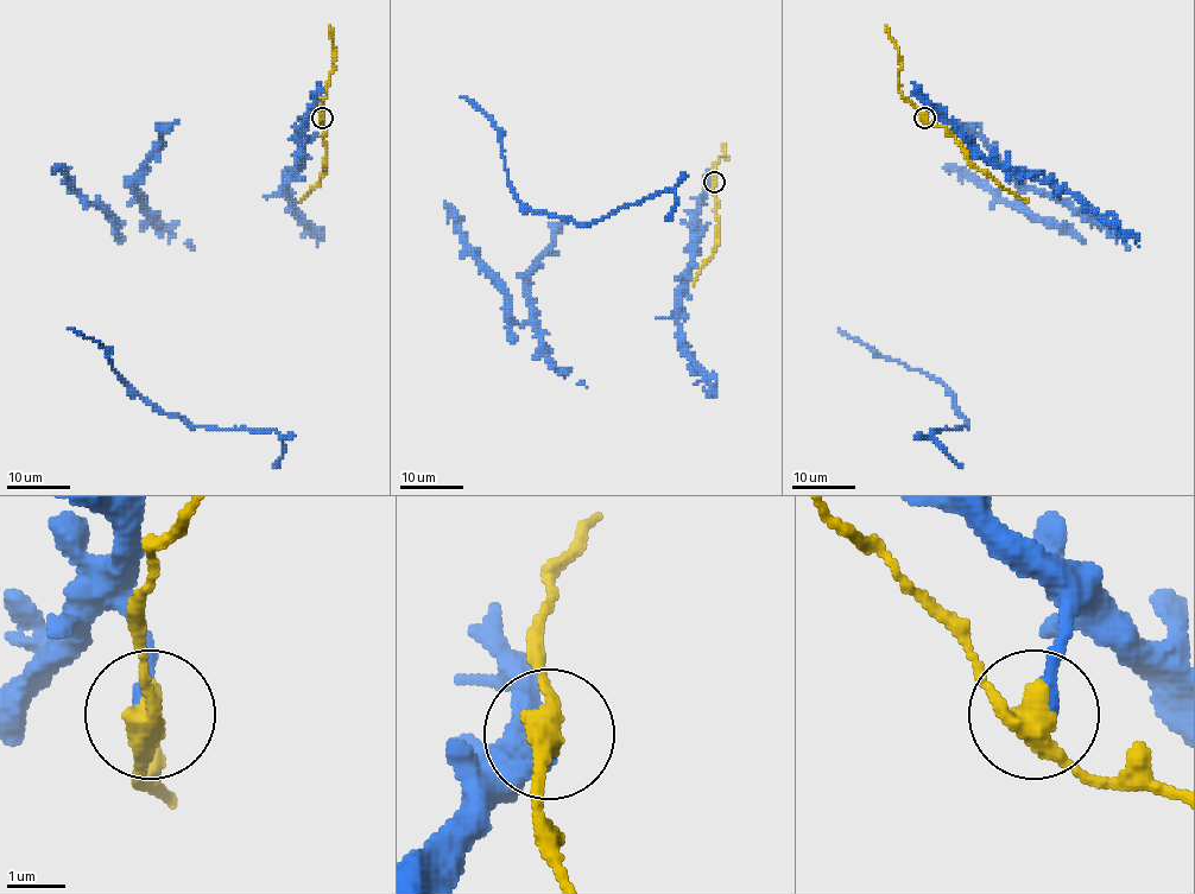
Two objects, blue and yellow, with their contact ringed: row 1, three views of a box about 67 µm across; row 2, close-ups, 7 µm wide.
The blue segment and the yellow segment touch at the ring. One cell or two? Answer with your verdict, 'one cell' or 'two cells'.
two cells

